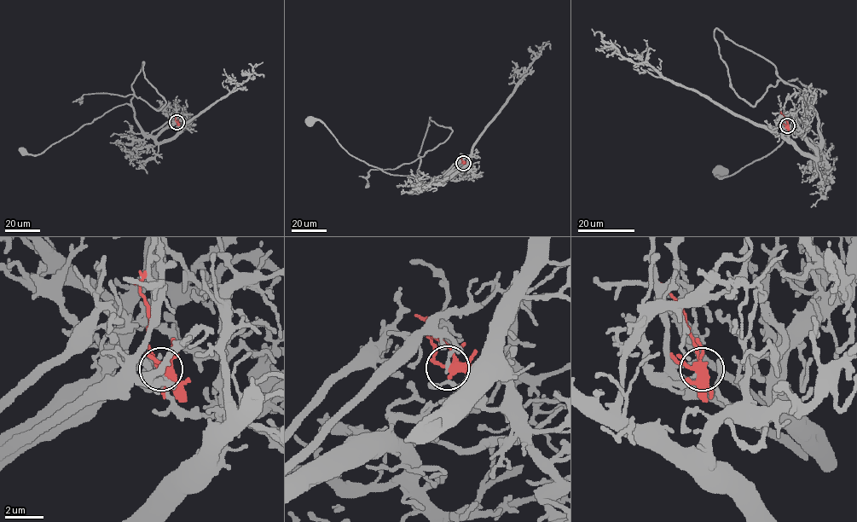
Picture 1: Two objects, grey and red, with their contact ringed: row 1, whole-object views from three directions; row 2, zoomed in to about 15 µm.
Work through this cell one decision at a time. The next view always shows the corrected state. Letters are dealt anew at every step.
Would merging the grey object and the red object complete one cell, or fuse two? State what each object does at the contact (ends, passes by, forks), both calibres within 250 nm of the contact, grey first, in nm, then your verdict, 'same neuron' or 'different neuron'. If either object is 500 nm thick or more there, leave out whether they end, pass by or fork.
grey forks | red forks | 120/360 nm | different neuron

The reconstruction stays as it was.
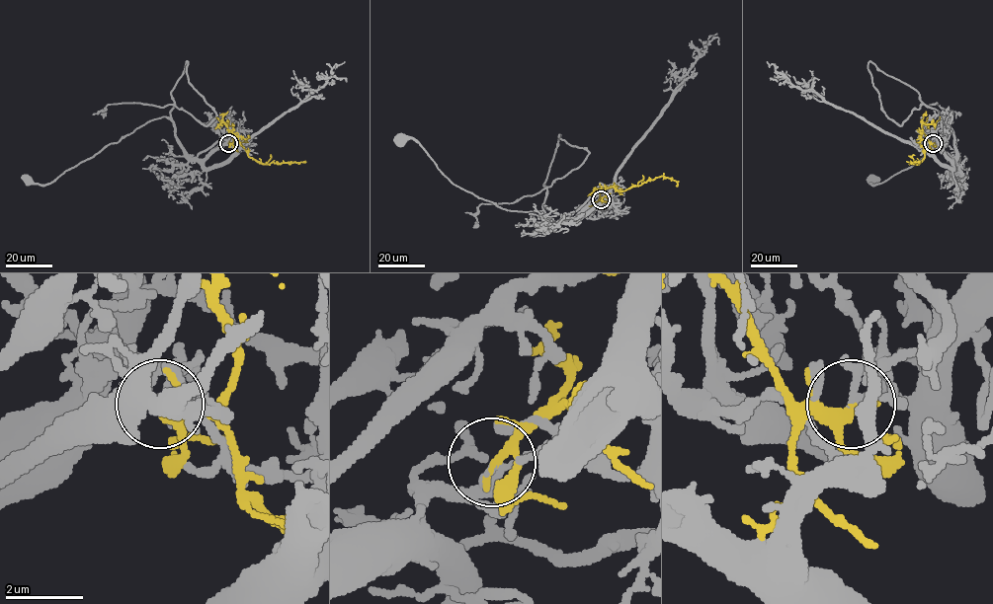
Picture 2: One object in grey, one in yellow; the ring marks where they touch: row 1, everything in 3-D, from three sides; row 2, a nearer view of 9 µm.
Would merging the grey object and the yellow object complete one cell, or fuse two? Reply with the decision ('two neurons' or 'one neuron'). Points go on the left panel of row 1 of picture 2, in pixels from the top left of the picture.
two neurons

